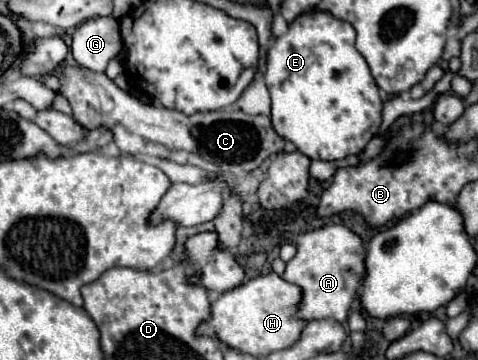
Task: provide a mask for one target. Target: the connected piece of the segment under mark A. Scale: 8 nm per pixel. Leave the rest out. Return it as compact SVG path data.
M326 224L318 230L298 236L296 256L286 264L286 272L282 276L284 280L298 284L304 292L296 318L304 320L334 318L338 322L344 322L358 294L358 288L366 276L364 260L366 248L362 244L362 238L344 224Z

